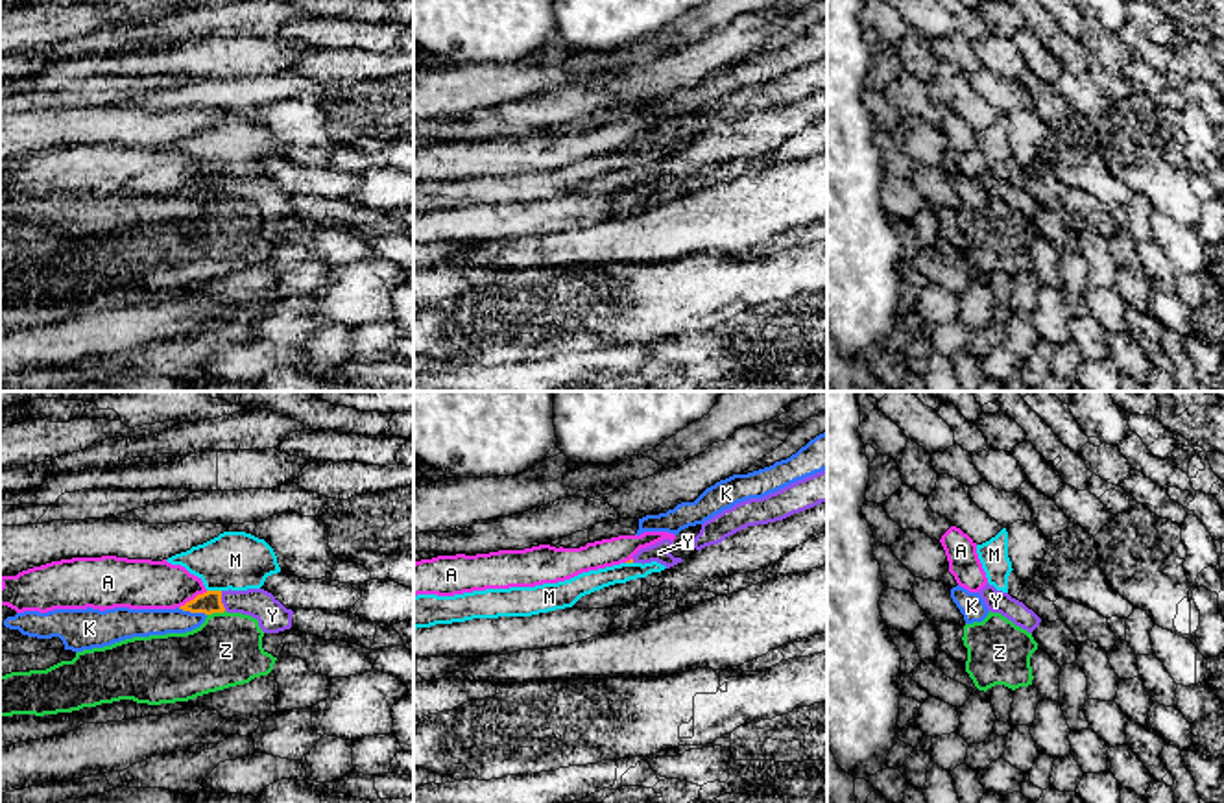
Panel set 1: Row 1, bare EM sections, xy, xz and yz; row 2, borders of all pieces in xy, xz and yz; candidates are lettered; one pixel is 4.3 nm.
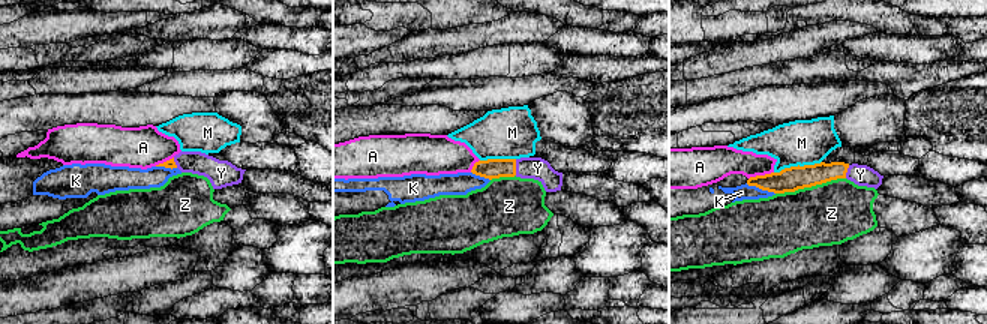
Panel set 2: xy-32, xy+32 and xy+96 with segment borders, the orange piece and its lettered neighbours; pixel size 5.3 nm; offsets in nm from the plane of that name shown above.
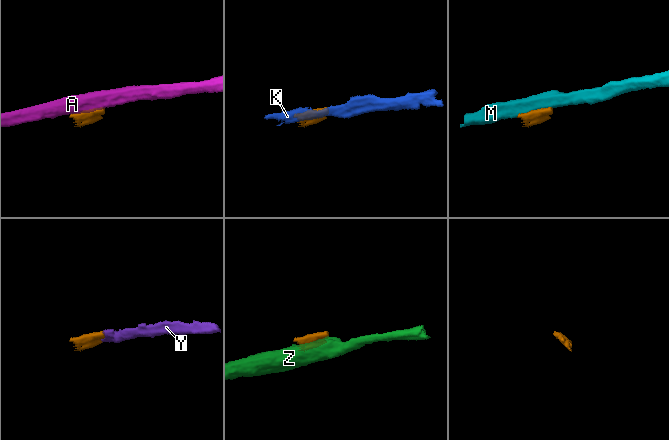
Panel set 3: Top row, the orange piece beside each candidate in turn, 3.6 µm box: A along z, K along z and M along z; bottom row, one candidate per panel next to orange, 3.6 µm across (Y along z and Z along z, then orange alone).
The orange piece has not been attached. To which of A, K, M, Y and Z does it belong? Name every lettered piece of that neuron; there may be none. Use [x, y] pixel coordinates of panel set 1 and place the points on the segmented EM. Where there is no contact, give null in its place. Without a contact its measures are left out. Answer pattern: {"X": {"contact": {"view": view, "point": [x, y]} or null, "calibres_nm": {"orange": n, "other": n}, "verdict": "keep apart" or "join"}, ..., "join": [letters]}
{"A": {"contact": {"view": "xy", "point": [194, 599]}, "calibres_nm": {"orange": 100, "other": 220}, "verdict": "keep apart"}, "K": {"contact": {"view": "xy", "point": [192, 611]}, "calibres_nm": {"orange": 100, "other": 130}, "verdict": "keep apart"}, "M": {"contact": {"view": "xy", "point": [215, 591]}, "calibres_nm": {"orange": 100, "other": 260}, "verdict": "keep apart"}, "Y": {"contact": {"view": "xy", "point": [220, 600]}, "calibres_nm": {"orange": 100, "other": 140}, "verdict": "join"}, "Z": {"contact": {"view": "xy", "point": [215, 611]}, "calibres_nm": {"orange": 100, "other": 320}, "verdict": "keep apart"}, "join": ["Y"]}

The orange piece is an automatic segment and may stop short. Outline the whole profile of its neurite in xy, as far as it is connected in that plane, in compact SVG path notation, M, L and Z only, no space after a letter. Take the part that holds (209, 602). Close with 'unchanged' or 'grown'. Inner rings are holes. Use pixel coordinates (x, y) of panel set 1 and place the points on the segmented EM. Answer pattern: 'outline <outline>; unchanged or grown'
outline M264 589L247 591L207 591L186 602L179 609L190 613L242 613L258 620L264 633L279 633L292 628L292 609L286 609L271 593Z; grown

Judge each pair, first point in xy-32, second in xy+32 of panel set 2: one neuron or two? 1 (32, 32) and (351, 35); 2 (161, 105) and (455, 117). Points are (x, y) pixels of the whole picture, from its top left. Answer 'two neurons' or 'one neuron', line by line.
1: one neuron
2: one neuron

